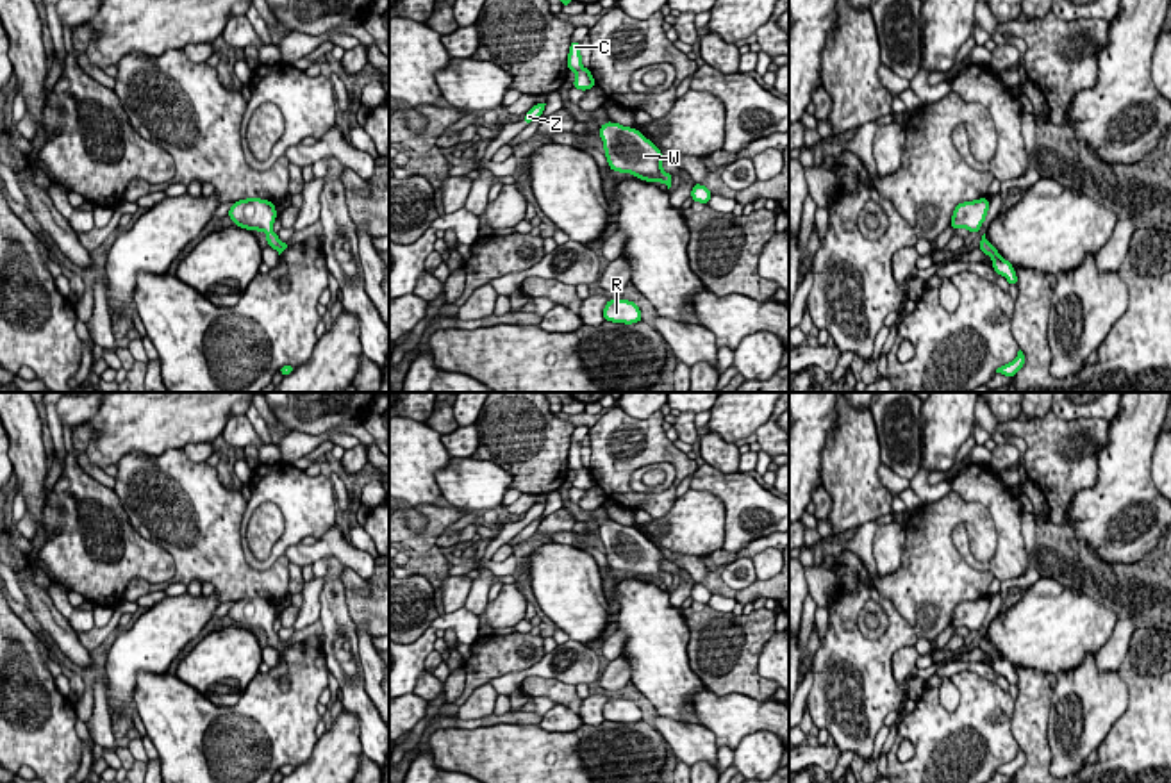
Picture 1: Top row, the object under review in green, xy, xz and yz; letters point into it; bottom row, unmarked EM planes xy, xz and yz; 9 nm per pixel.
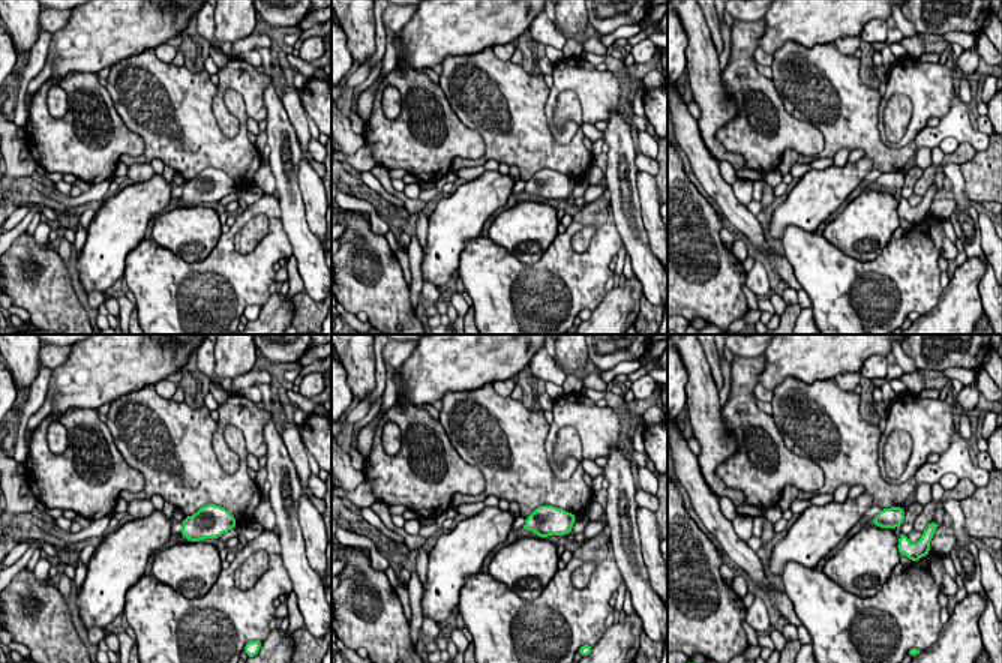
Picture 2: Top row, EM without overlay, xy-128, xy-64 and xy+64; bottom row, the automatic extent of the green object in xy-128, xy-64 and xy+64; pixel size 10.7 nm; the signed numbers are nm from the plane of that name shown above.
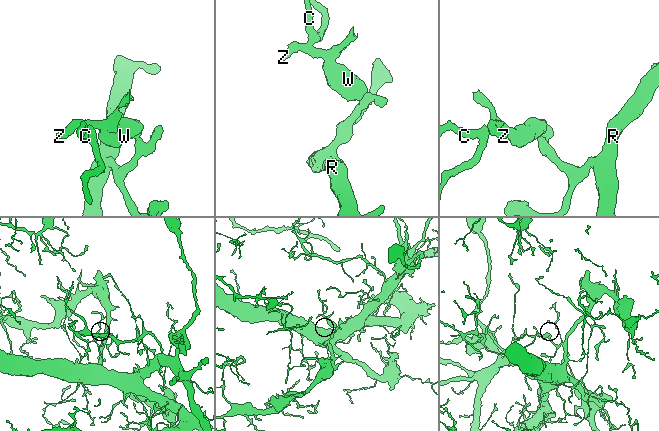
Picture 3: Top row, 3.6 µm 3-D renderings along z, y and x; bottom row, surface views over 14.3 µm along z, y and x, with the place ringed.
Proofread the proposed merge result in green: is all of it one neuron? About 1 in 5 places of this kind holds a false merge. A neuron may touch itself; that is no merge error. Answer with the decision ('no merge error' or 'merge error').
no merge error

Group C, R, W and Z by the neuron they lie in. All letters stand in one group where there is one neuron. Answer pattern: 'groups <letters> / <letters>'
groups C R W Z

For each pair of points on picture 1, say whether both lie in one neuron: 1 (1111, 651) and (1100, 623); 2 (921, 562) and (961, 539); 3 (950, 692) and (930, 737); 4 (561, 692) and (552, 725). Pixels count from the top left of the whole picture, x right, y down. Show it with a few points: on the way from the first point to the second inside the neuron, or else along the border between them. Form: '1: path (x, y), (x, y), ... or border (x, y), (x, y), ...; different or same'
1: border (1118, 621), (1111, 637), (1095, 653); different
2: border (957, 523), (954, 546), (973, 568), (986, 569); different
3: border (968, 671), (950, 678), (959, 692), (950, 714); different
4: border (557, 703), (577, 714); different

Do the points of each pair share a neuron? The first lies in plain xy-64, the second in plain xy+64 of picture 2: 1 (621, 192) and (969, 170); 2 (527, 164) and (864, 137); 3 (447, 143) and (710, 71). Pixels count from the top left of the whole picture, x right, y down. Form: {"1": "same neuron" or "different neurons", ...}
{"1": "different neurons", "2": "same neuron", "3": "different neurons"}

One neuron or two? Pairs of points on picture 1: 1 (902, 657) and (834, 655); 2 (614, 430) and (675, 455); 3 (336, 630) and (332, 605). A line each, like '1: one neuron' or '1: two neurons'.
1: two neurons
2: one neuron
3: one neuron

